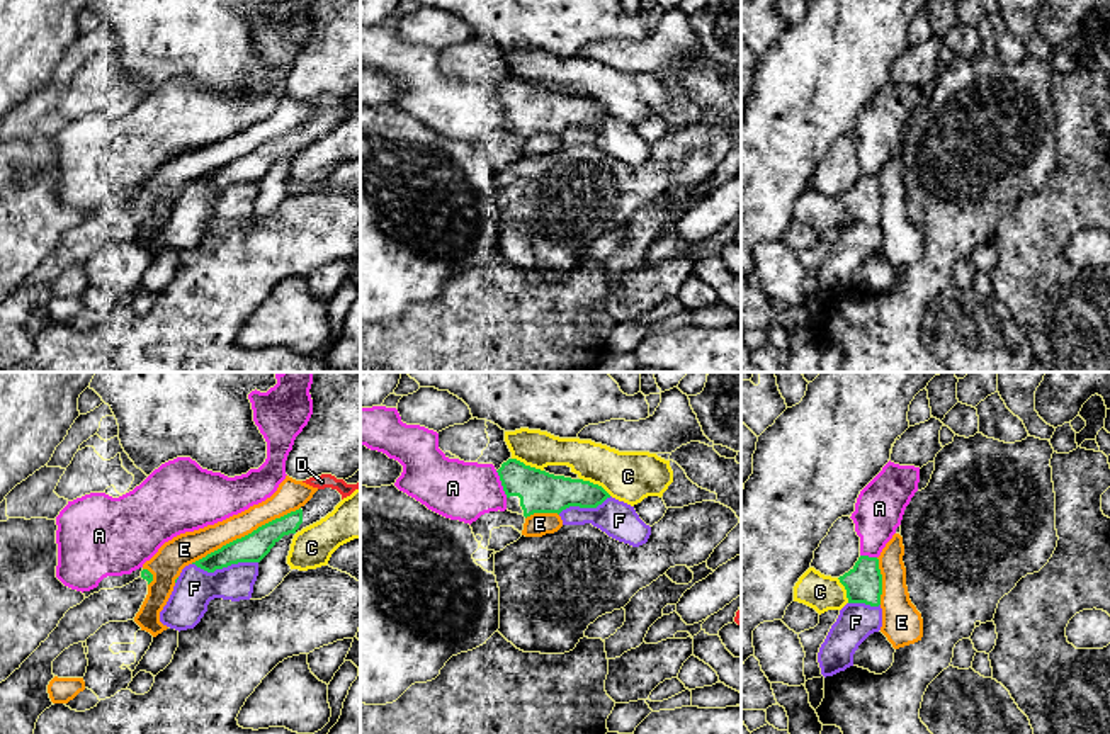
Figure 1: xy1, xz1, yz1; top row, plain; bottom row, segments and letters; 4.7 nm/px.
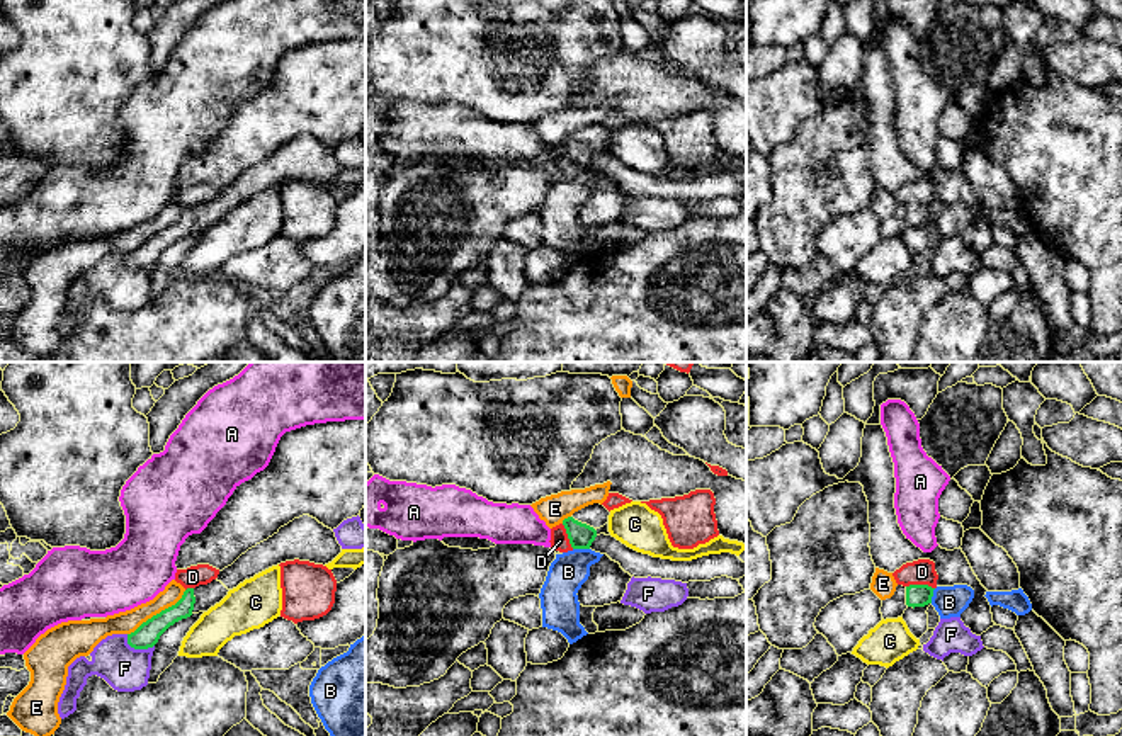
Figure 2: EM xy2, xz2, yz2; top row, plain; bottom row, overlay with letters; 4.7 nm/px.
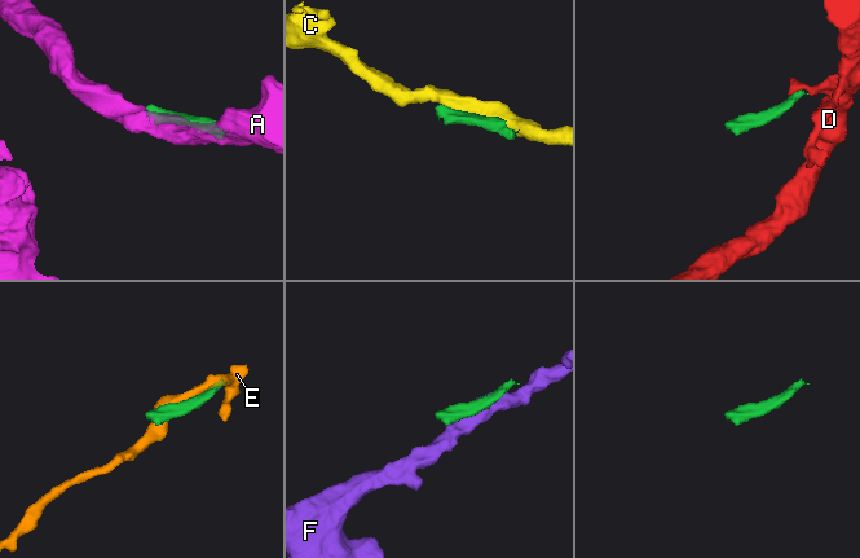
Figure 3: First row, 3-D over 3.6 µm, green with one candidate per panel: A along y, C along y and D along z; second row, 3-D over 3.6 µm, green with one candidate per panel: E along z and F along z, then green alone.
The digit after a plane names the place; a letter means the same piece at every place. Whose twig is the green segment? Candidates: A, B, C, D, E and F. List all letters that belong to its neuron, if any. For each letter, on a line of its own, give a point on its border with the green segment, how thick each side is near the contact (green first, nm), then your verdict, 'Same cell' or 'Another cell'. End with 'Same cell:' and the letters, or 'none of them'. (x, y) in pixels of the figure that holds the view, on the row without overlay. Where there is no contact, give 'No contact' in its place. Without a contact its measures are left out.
A: Touches green at xz1 (502, 104). Thickness 200 nm (green) against 280 nm. Another cell
B: Touches green at xz2 (582, 167). Thickness 120 nm (green) against 180 nm. Another cell
C: Touches green at xz1 (527, 85). Thickness 200 nm (green) against 180 nm. Another cell
D: Touches green at yz2 (920, 204). Thickness 110 nm (green) against 120 nm. Another cell
E: Touches green at xy1 (245, 155). Thickness 140 nm (green) against 140 nm. Another cell
F: Touches green at xy1 (225, 186). Thickness 140 nm (green) against 190 nm. Another cell
Same cell: none of them

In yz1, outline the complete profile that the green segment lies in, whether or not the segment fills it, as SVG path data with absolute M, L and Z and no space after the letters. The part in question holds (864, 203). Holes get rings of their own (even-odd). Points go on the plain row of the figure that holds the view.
M860 175L855 185L838 199L847 209L848 223L881 224L882 194L877 177Z

